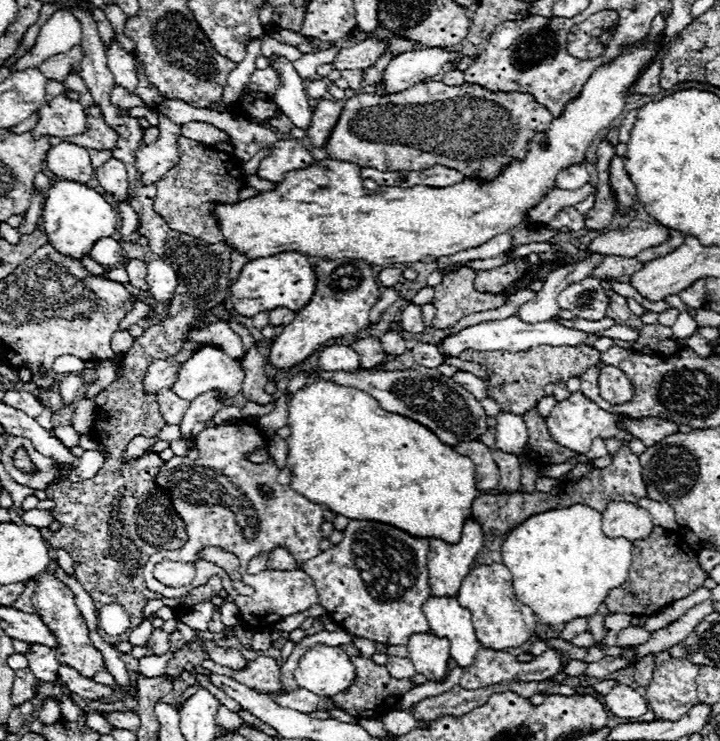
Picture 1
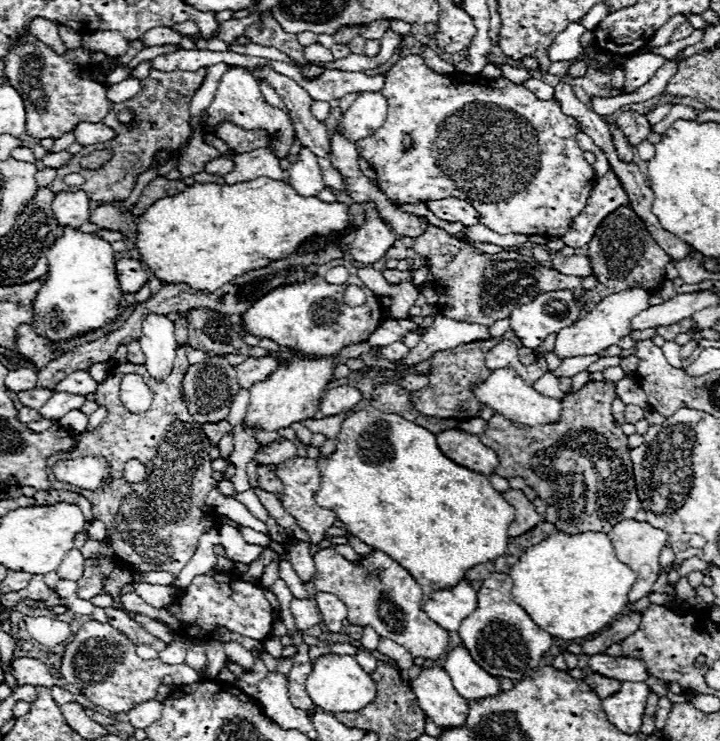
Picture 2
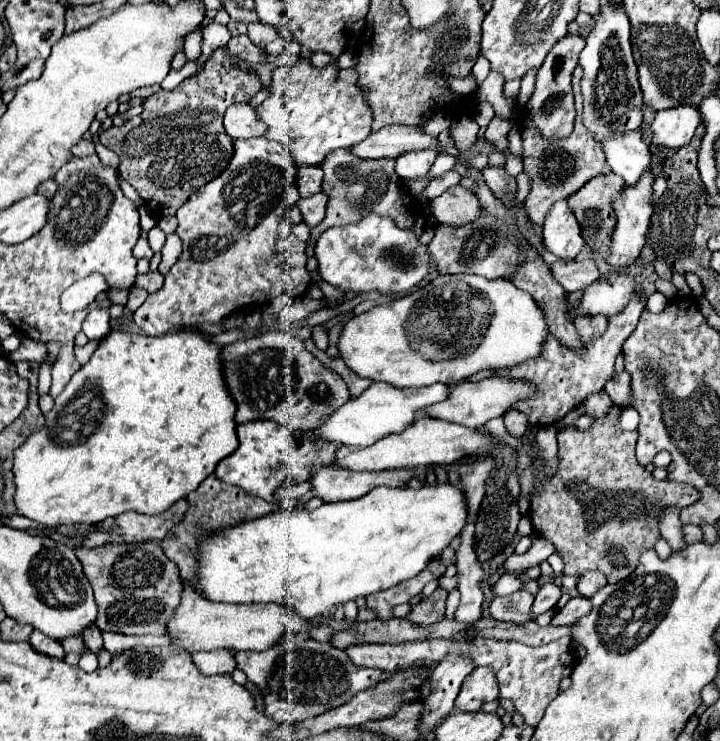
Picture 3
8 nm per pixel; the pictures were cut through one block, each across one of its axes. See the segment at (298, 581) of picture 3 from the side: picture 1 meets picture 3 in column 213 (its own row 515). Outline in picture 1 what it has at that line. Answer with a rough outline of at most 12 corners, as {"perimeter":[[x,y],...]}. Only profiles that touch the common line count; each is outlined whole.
{"perimeter":[[576,504],[524,520],[502,562],[540,624],[594,614],[632,542]]}

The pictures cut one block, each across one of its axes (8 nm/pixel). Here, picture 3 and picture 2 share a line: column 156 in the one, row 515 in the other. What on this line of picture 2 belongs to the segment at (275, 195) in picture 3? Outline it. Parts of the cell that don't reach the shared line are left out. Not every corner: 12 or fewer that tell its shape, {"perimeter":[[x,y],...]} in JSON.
{"perimeter":[[316,460],[276,464],[280,502],[308,534],[314,556],[336,514],[314,502]]}

